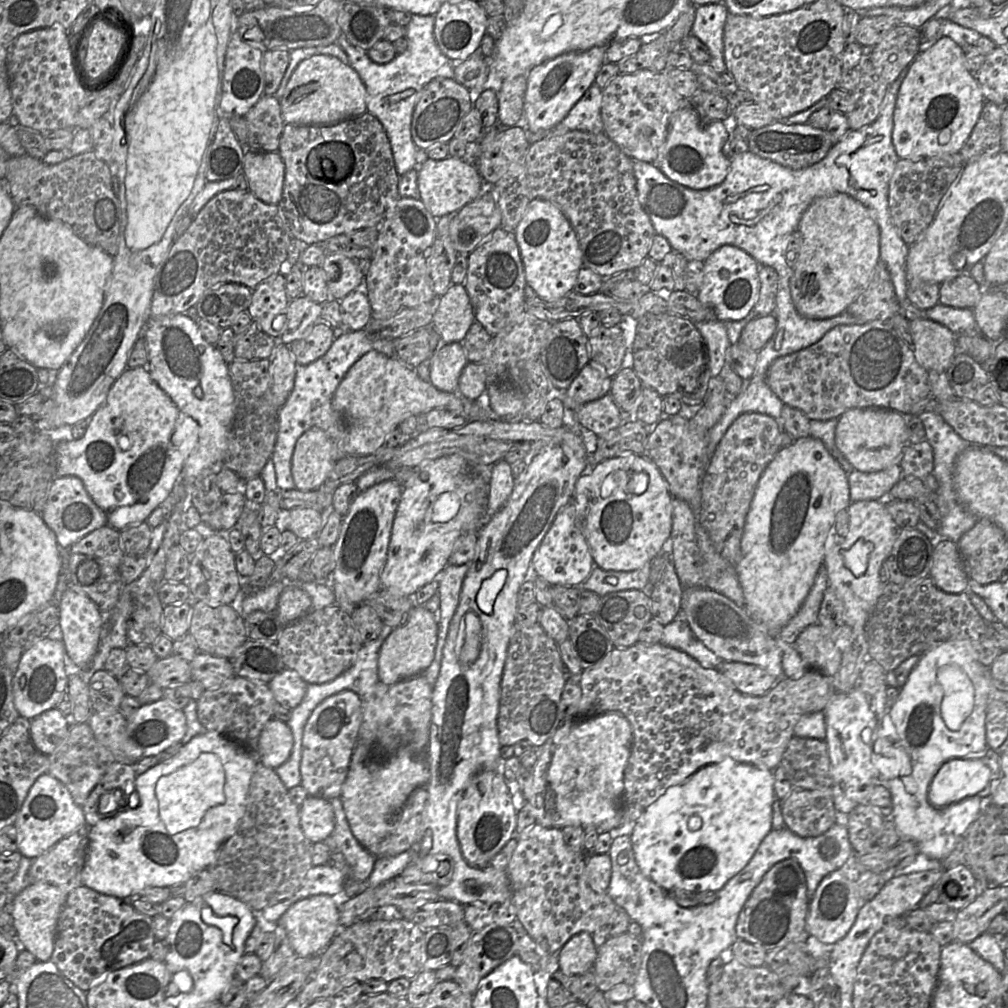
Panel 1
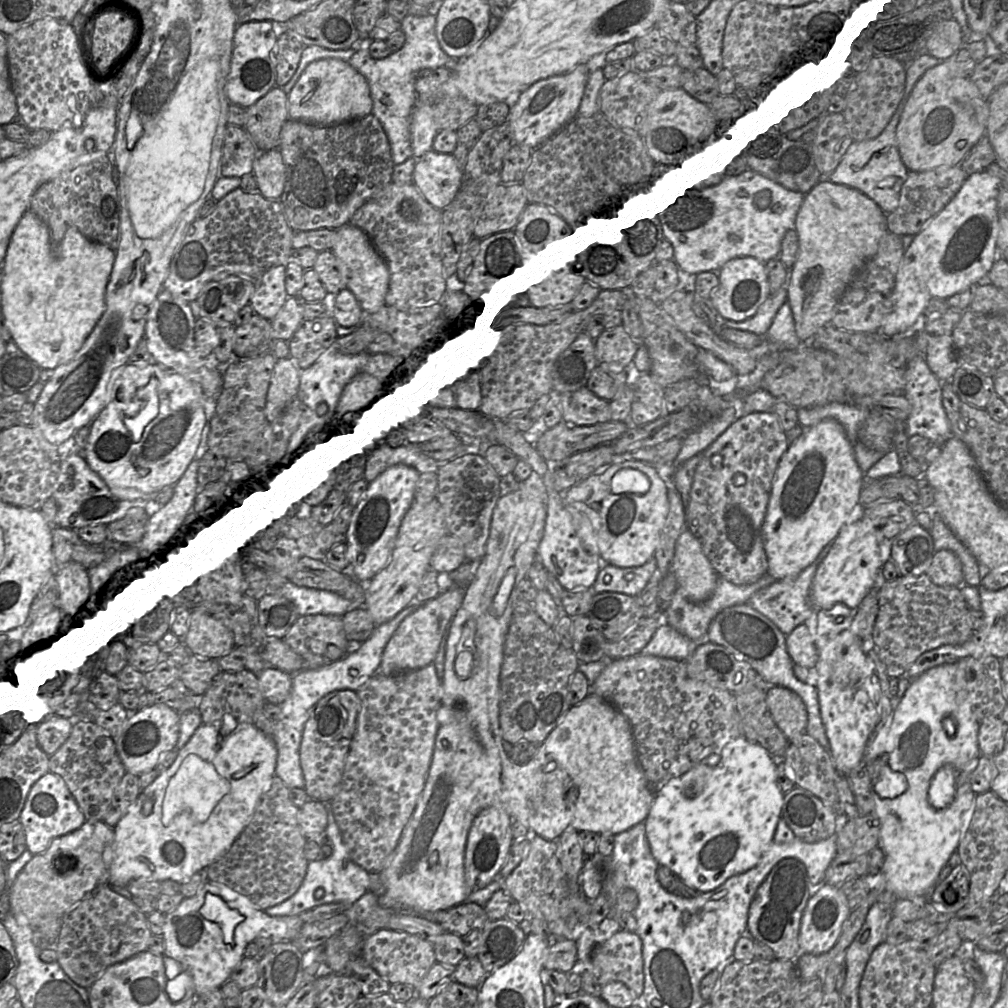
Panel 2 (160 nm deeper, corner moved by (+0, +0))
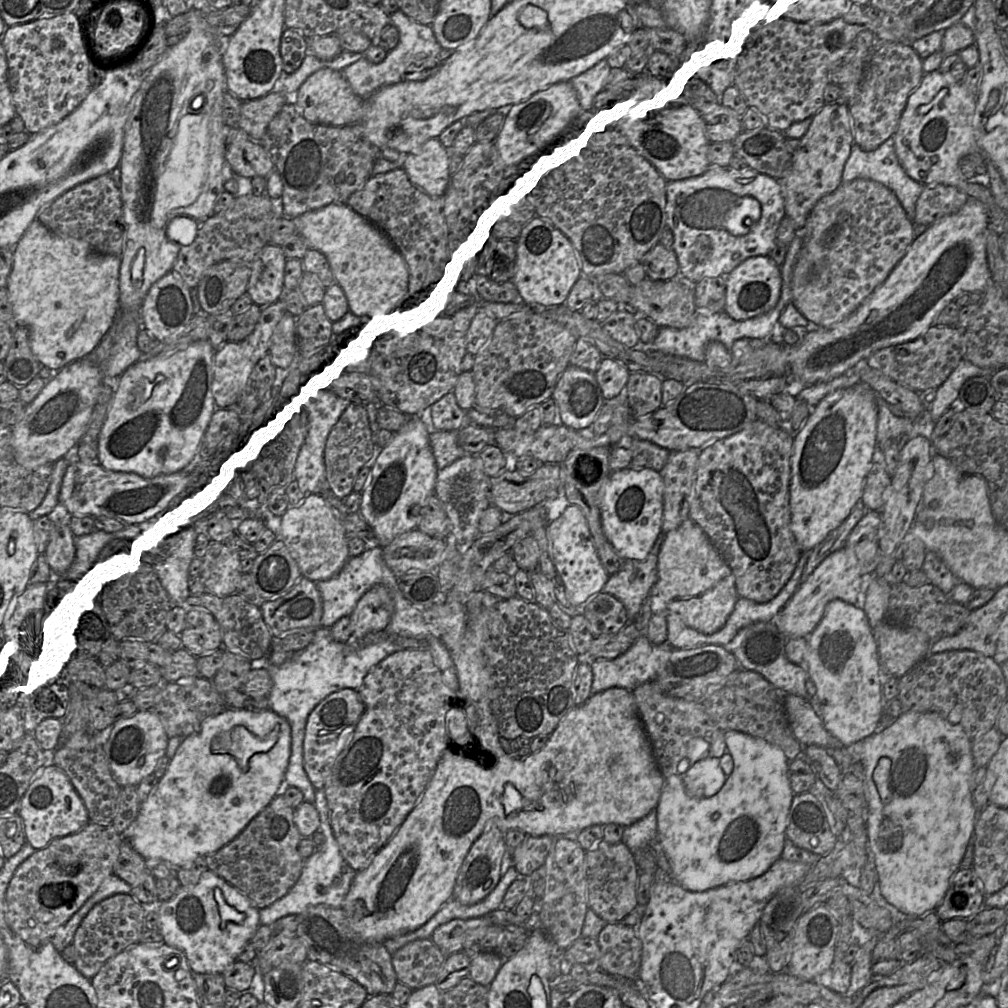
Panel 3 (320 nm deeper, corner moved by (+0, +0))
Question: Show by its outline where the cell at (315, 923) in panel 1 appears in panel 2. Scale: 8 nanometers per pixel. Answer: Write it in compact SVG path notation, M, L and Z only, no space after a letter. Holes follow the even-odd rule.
M208 881L195 896L184 898L179 906L165 915L164 956L173 959L193 978L194 993L203 995L227 982L235 967L244 958L246 946L260 936L292 941L303 920L295 916L269 916L256 908L246 897L224 884Z

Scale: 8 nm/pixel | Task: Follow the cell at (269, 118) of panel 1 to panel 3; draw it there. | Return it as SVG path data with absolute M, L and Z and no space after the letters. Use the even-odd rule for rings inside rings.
M272 91L263 97L243 101L237 127L244 130L253 140L261 142L271 120L287 103L286 95L293 96Z

